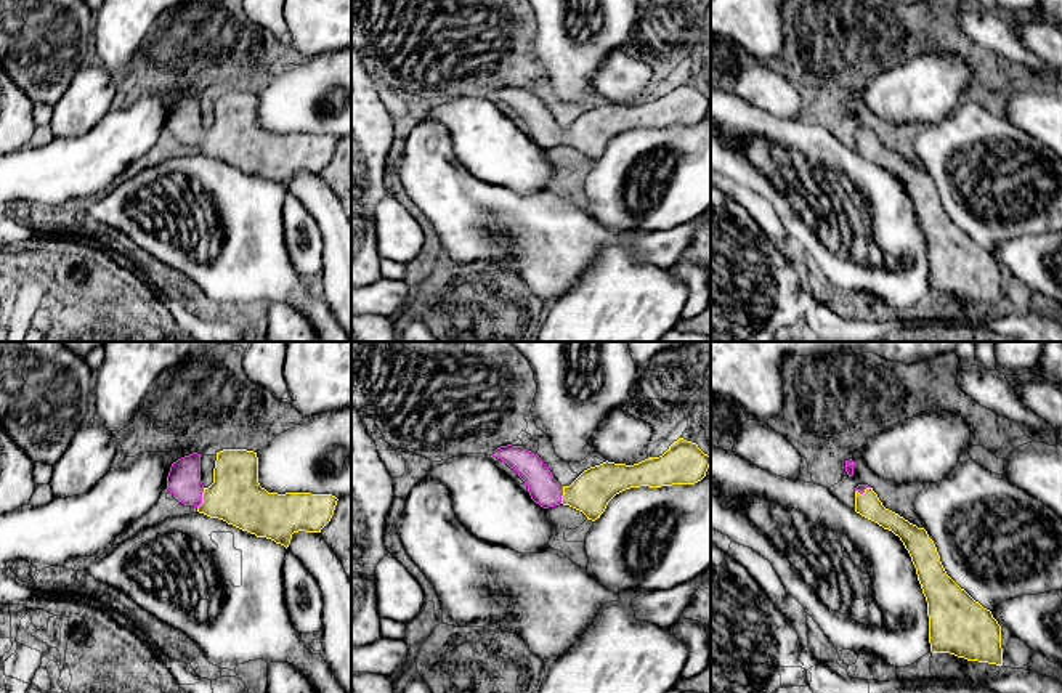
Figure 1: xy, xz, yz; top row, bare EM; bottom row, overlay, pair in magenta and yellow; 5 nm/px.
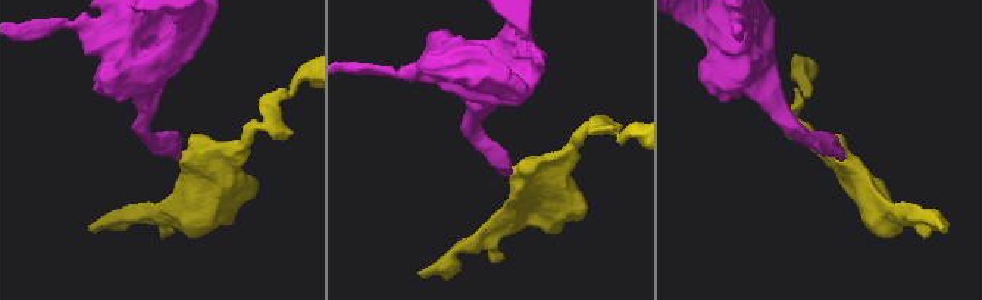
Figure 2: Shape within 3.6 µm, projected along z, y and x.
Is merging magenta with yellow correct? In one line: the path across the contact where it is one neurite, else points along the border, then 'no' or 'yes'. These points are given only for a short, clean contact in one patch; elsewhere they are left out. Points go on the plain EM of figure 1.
across xy (183, 122), (201, 138), (235, 137) | yes

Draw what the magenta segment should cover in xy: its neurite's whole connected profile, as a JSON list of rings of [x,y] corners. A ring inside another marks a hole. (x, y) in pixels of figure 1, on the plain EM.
[[[247,90],[217,93],[213,124],[209,128],[201,122],[201,95],[184,96],[172,104],[167,130],[199,154],[286,189],[294,173],[321,173],[338,141],[332,135],[268,133],[258,124],[257,93]]]

